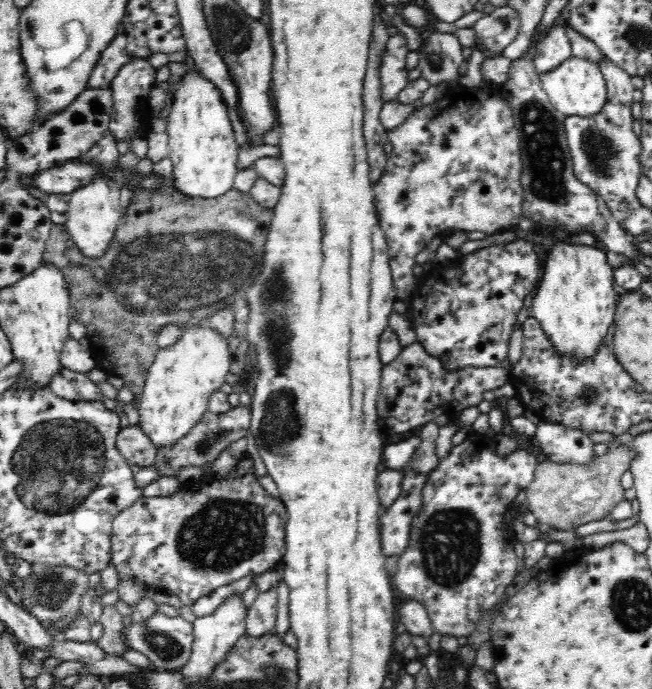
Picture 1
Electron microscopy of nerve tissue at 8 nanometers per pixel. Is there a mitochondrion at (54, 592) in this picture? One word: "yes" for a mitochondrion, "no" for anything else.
yes

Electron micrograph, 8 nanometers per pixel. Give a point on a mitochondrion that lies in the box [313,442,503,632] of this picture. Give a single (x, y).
(451, 538)

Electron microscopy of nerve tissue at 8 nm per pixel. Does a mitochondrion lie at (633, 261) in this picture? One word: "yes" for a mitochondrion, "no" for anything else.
no

